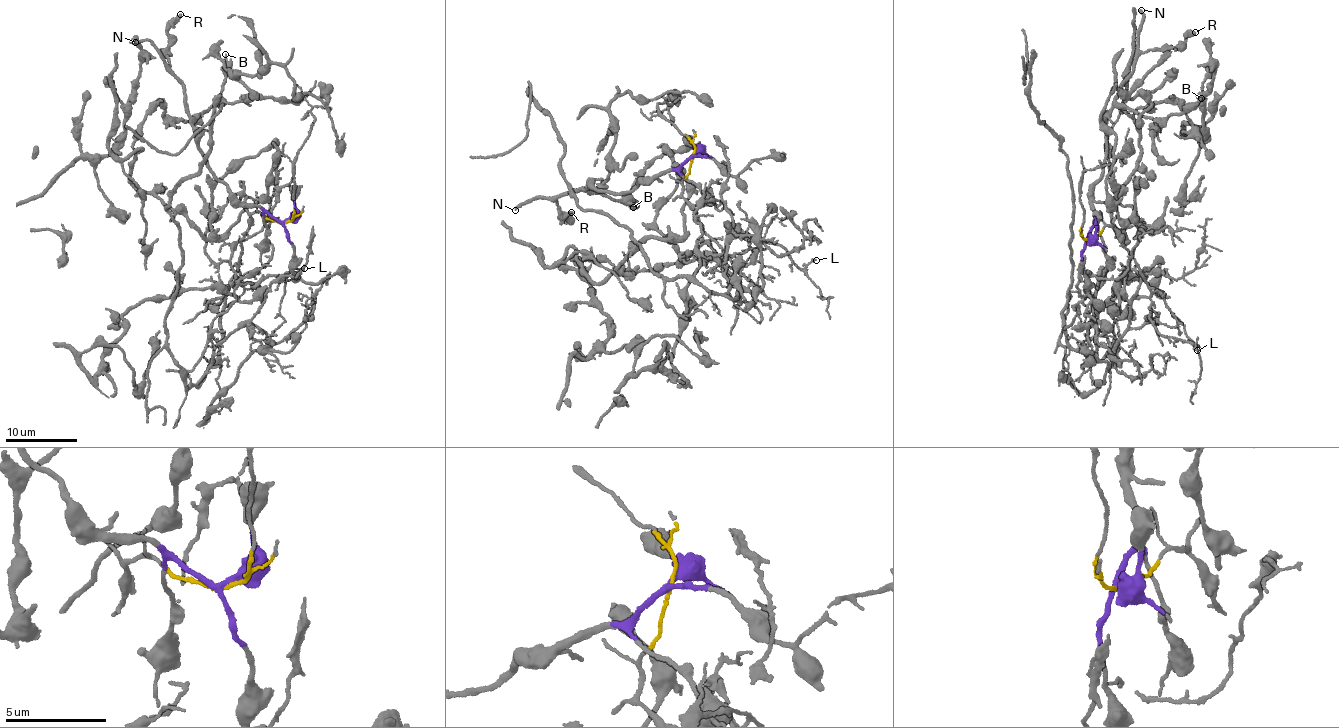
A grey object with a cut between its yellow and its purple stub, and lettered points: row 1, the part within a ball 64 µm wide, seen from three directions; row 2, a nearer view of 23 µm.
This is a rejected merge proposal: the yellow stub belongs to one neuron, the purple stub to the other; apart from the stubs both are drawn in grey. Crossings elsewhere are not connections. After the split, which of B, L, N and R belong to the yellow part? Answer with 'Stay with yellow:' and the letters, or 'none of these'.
Stay with yellow: L

